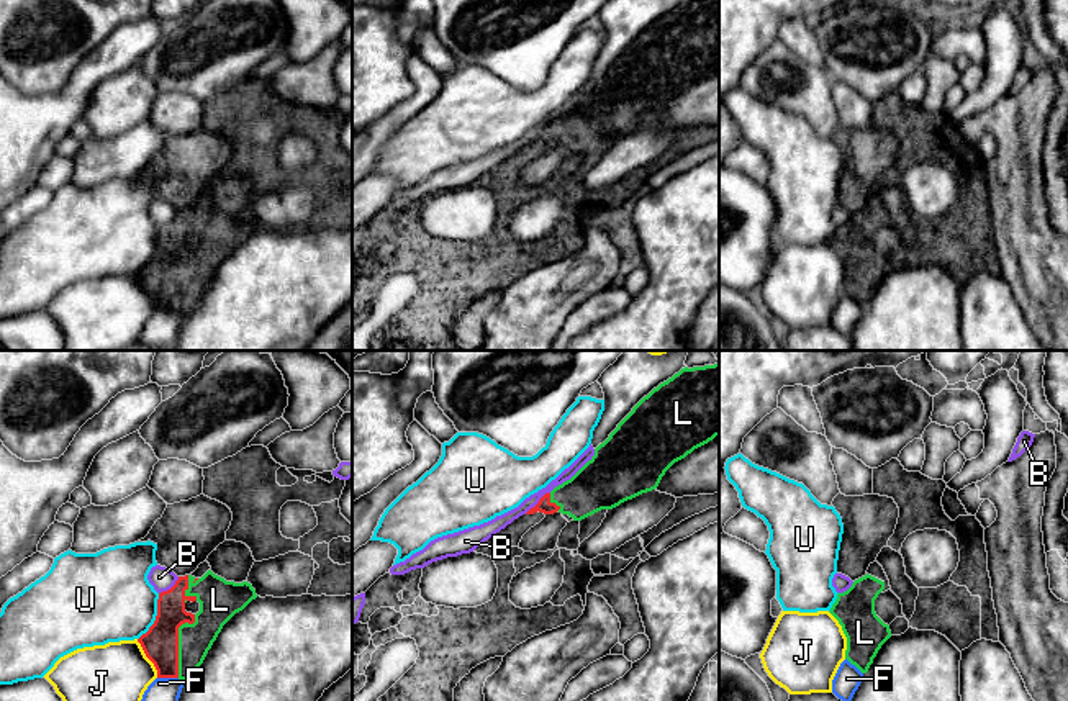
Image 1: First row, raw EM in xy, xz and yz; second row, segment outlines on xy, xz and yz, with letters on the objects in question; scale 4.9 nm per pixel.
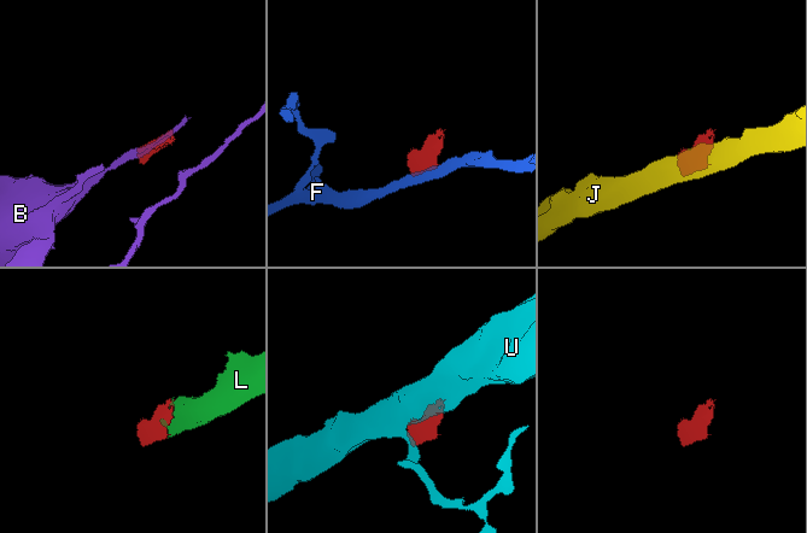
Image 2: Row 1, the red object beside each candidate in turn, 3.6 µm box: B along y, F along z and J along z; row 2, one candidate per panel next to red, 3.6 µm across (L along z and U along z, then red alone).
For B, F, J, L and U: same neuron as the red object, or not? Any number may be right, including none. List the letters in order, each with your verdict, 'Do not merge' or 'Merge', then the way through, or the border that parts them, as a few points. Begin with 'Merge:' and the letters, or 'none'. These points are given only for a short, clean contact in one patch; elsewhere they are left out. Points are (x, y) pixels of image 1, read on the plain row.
Merge: L
B: Do not merge. Boundary: xz (549, 125), (524, 146)
F: Do not merge. Boundary: xy (158, 310), (177, 312)
J: Do not merge
L: Merge
U: Do not merge

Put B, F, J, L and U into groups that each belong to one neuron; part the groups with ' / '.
B / F / J / L / U

